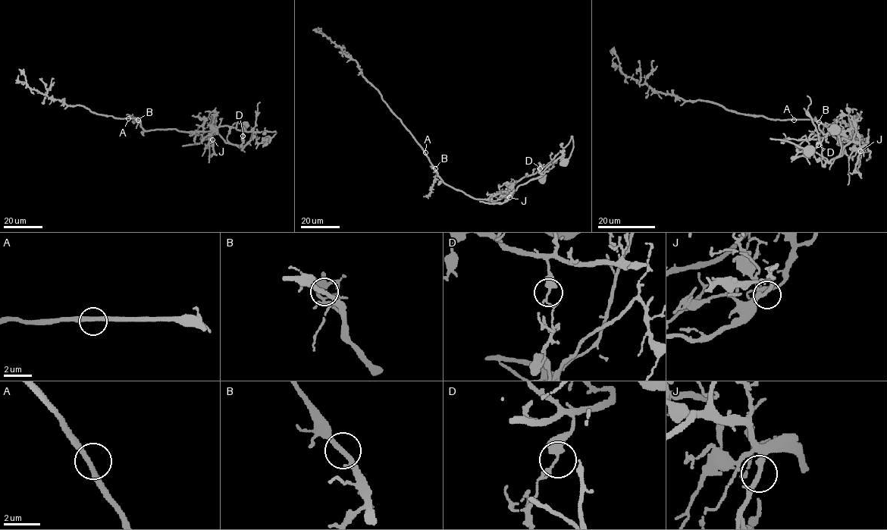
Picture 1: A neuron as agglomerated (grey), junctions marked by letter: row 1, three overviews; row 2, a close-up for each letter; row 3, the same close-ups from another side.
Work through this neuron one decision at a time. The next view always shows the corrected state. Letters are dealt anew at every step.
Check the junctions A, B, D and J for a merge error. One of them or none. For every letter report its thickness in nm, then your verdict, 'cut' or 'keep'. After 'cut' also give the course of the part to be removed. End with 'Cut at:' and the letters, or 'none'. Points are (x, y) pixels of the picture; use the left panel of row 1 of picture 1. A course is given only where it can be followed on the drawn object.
A: 280 nm thick; keep
B: 280 nm thick; keep
D: 320 nm thick; cut; foreign part runs (242, 136), (242, 148), (242, 145), (227, 142), (217, 133), (198, 143), (183, 146)
J: 260 nm thick; keep
Cut at: D

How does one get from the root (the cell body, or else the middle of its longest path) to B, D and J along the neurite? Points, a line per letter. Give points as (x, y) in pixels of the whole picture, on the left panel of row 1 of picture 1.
B: (267, 138), (276, 132), (245, 131), (227, 126), (220, 126), (208, 131), (145, 130), (138, 120)
D: (267, 138), (276, 132), (243, 130), (242, 136)
J: (267, 138), (276, 132), (245, 131), (220, 126), (211, 136), (212, 139)

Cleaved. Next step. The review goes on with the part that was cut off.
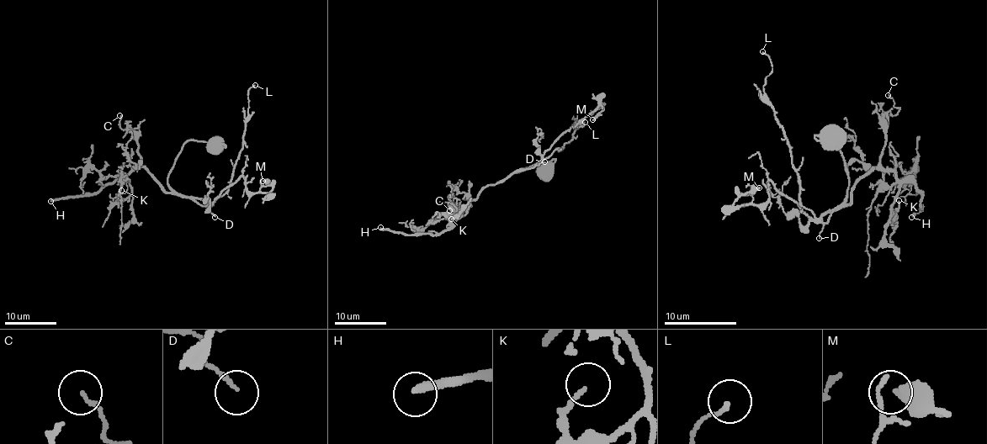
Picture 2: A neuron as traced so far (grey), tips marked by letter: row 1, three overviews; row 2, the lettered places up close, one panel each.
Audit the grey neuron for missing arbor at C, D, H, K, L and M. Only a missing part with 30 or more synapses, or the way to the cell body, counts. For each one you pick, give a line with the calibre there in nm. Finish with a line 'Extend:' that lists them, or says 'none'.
H: Thickness 280 nm
Extend: H

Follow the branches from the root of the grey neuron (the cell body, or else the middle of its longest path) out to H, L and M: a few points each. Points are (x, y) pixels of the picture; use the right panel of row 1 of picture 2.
H: (835, 209), (850, 202), (851, 187), (873, 167), (888, 167), (922, 193), (922, 208), (911, 217)
L: (835, 209), (817, 219), (798, 200), (798, 177), (790, 145), (764, 92), (772, 62), (762, 51)
M: (835, 209), (812, 219), (770, 180), (768, 198), (762, 203), (753, 203), (750, 195), (743, 195), (759, 187)

